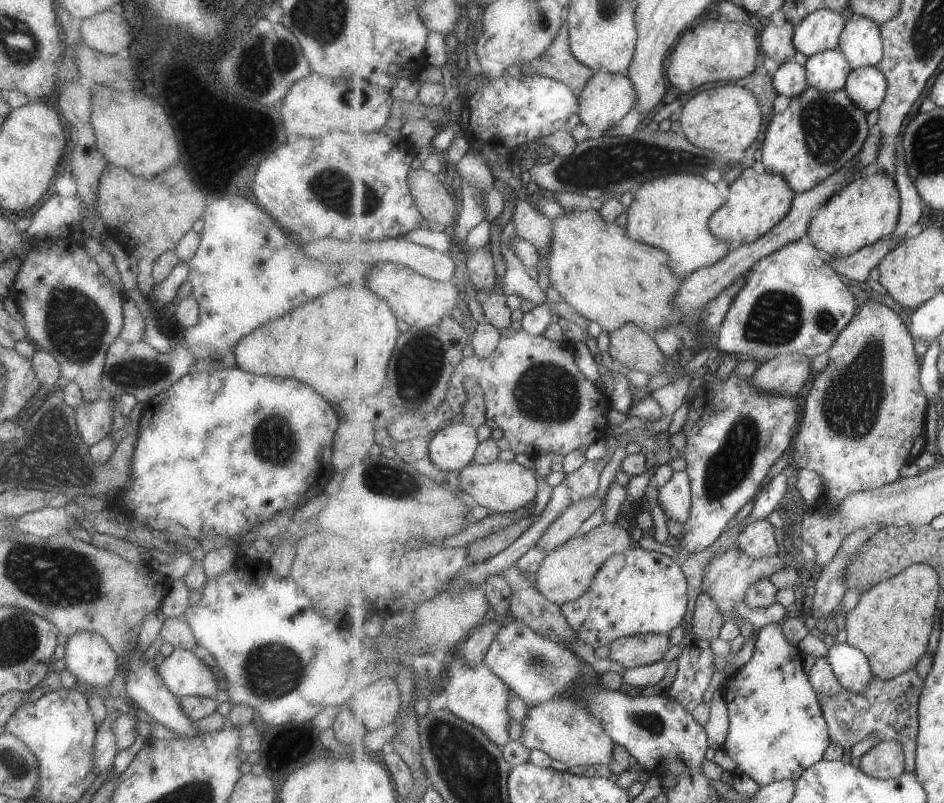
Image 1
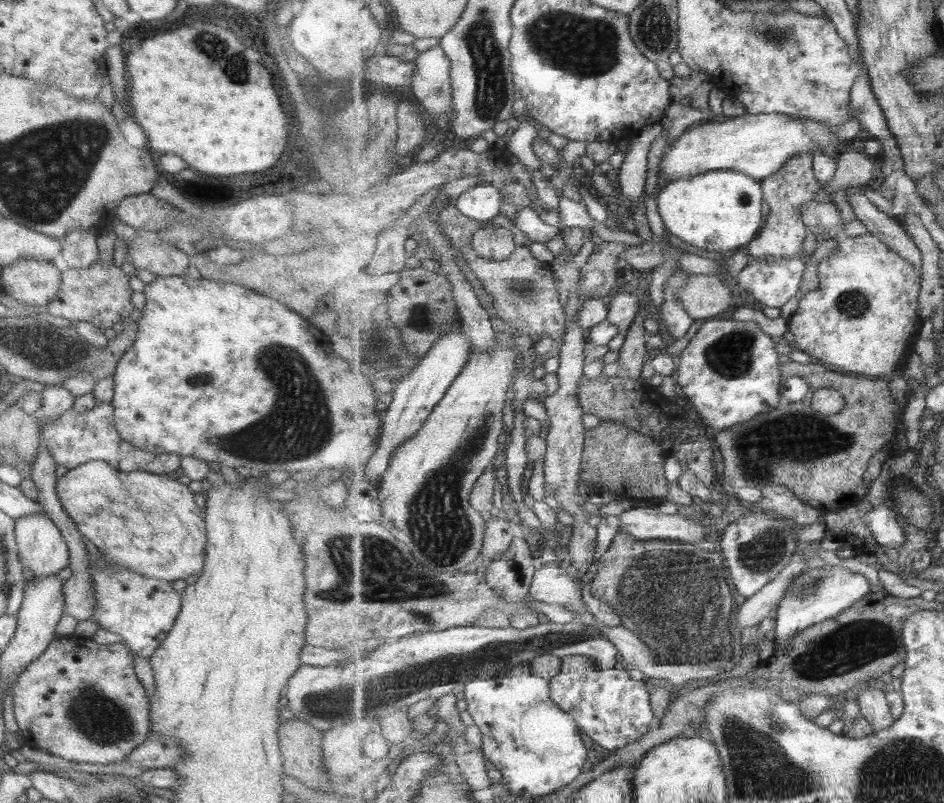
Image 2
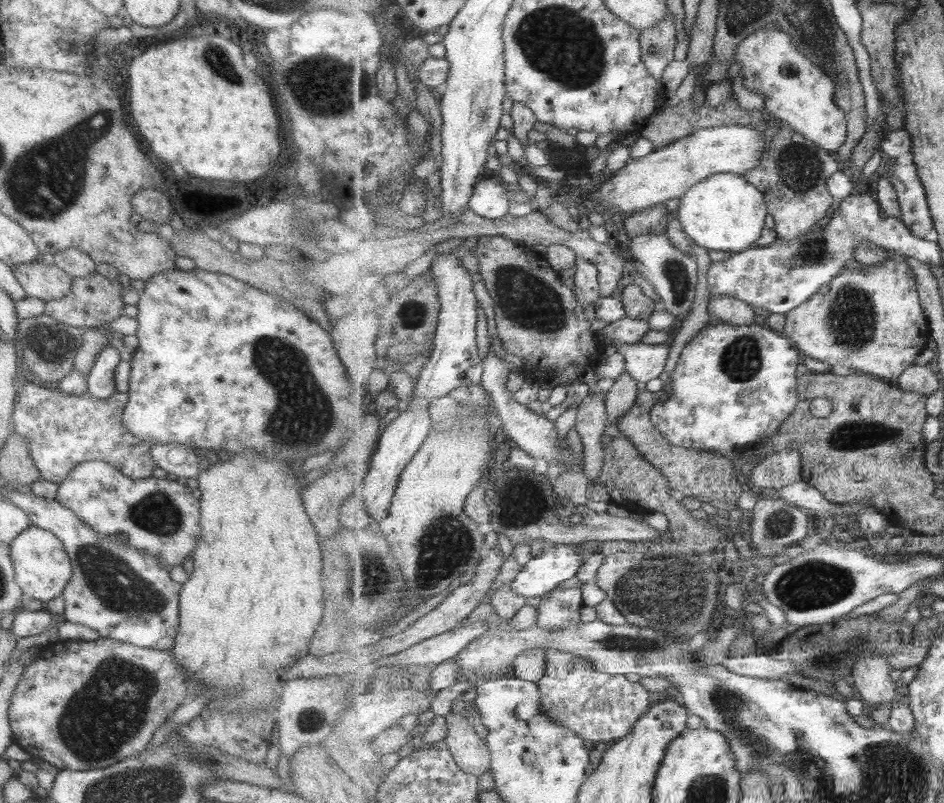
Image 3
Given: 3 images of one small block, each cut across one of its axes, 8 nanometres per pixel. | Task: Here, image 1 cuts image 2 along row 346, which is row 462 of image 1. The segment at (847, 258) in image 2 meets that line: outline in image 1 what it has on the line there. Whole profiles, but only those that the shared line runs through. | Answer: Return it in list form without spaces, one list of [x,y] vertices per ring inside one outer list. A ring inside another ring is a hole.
[[[870,300],[867,303],[862,304],[857,310],[857,314],[851,324],[847,324],[847,328],[843,330],[837,338],[836,343],[827,352],[828,364],[823,370],[817,374],[814,374],[808,388],[803,394],[803,408],[801,409],[800,427],[796,434],[794,444],[791,447],[792,463],[797,468],[814,470],[823,478],[823,484],[825,486],[824,493],[819,497],[815,505],[819,503],[825,503],[826,505],[839,504],[846,496],[859,491],[872,491],[878,489],[880,486],[894,483],[901,474],[901,468],[906,464],[911,464],[921,456],[925,451],[926,446],[926,415],[928,400],[921,384],[922,374],[922,362],[919,362],[919,356],[915,352],[915,339],[911,336],[907,324],[901,320],[901,316],[891,310],[887,304],[883,302],[877,302],[877,300]]]

